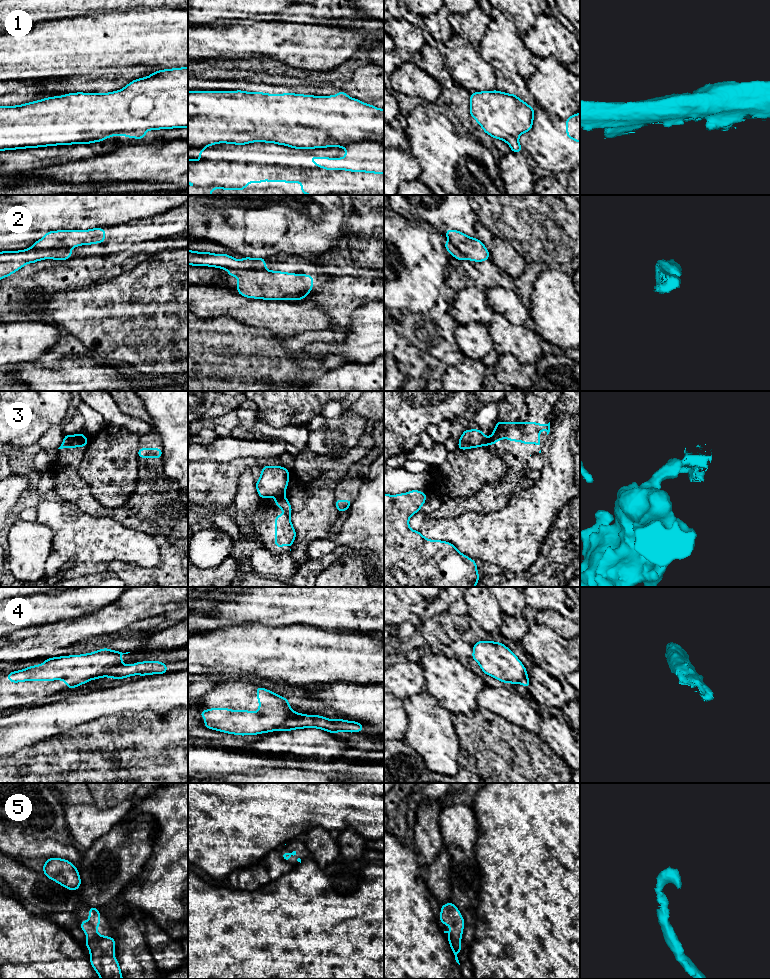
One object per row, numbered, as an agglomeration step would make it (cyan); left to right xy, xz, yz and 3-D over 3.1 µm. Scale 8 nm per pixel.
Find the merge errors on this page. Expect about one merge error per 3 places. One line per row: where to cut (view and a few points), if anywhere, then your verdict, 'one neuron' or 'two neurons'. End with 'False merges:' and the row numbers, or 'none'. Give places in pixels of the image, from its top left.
1: cut xy (93, 128), (109, 119), (127, 117), (155, 120), (159, 128); two neurons
2: cut none; one neuron
3: cut xz (283, 495), (275, 497); two neurons
4: cut none; one neuron
5: cut none; one neuron
False merges: 1, 3

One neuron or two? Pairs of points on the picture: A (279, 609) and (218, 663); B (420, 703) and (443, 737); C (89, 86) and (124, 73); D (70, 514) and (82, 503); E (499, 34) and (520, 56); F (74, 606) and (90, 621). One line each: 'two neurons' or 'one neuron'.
A: two neurons
B: one neuron
C: one neuron
D: two neurons
E: one neuron
F: two neurons

